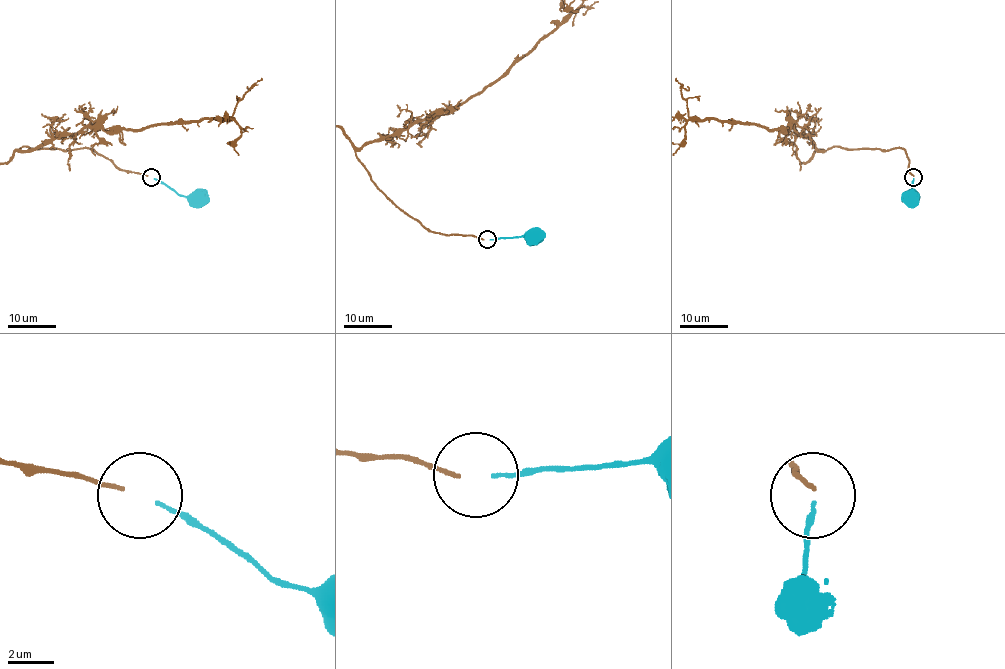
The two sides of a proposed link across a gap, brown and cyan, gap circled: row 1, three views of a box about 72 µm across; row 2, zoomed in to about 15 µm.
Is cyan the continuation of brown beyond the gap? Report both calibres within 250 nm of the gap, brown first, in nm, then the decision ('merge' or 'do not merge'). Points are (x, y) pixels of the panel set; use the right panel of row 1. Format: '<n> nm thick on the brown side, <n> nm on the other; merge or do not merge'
160 nm thick on the brown side, 160 nm on the other; do not merge

